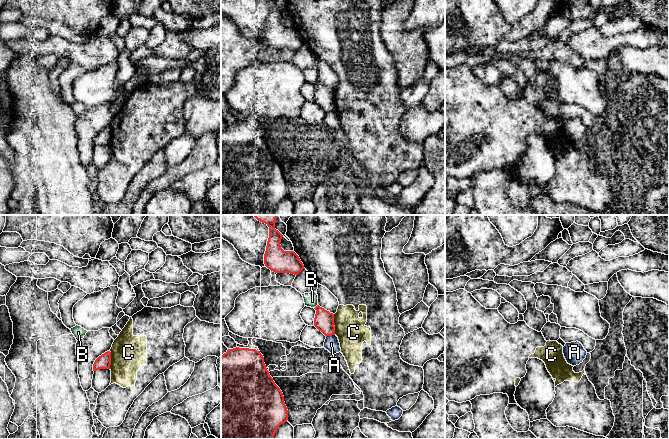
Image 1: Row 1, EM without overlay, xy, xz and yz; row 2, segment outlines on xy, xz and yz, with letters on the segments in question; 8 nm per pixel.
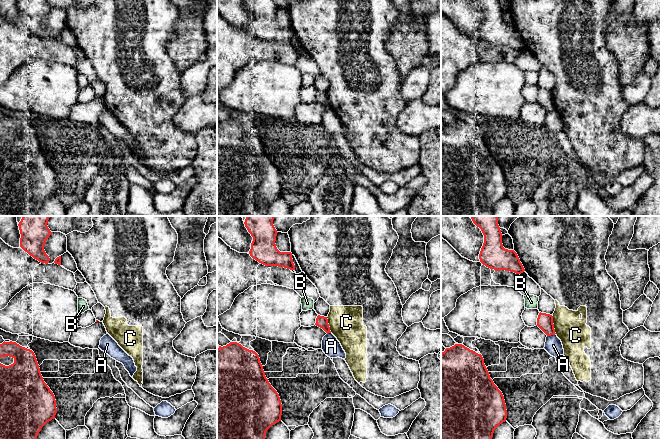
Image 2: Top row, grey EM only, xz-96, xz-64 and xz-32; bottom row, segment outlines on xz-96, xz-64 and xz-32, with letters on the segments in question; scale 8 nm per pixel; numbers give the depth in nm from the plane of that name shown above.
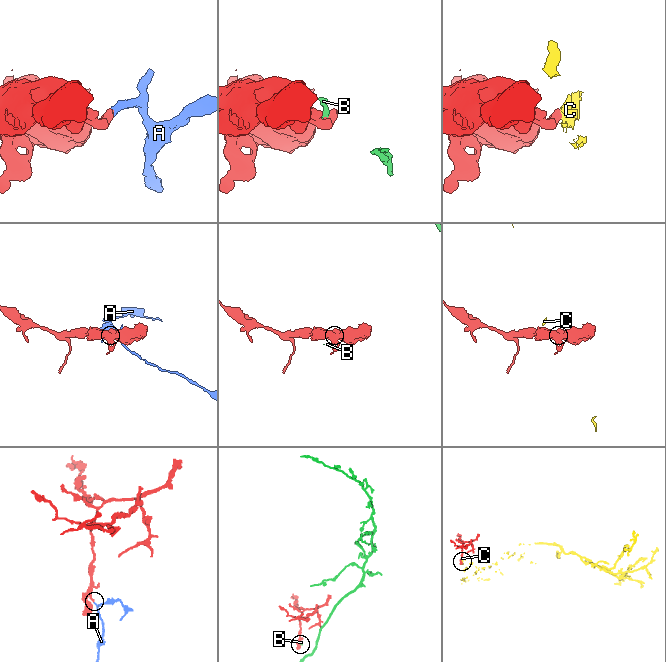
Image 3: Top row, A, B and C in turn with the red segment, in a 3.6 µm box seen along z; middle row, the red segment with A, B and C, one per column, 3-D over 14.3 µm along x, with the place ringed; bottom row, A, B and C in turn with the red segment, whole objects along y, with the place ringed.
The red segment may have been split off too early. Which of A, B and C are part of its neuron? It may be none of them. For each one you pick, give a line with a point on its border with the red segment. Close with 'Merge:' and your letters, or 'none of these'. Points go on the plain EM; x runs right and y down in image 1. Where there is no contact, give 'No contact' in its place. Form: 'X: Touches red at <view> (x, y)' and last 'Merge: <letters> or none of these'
Merge: none of these

